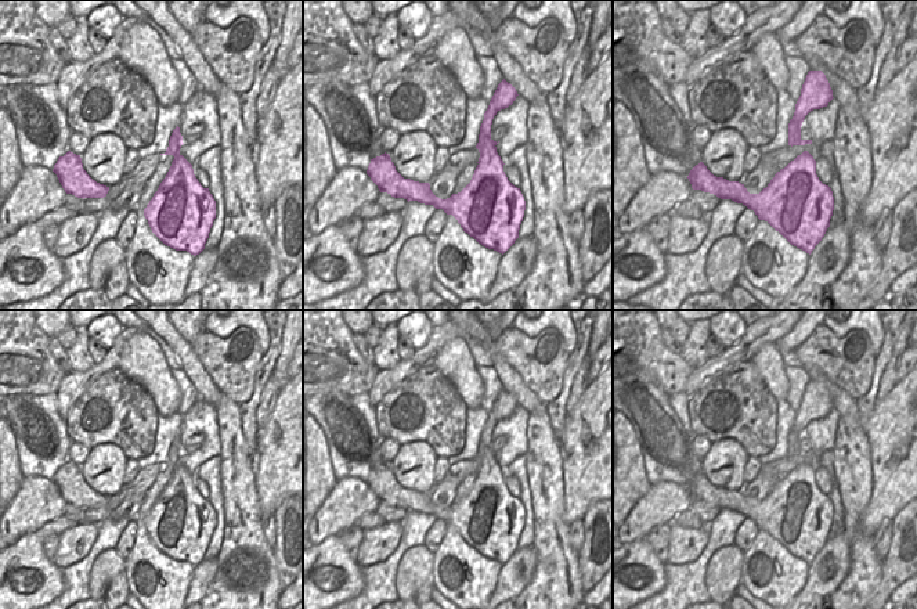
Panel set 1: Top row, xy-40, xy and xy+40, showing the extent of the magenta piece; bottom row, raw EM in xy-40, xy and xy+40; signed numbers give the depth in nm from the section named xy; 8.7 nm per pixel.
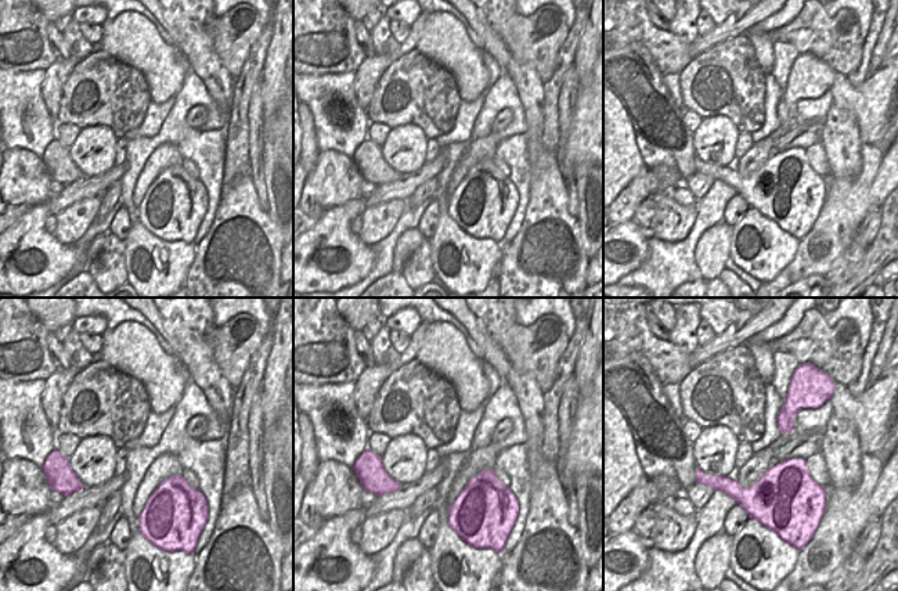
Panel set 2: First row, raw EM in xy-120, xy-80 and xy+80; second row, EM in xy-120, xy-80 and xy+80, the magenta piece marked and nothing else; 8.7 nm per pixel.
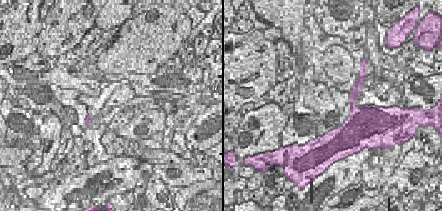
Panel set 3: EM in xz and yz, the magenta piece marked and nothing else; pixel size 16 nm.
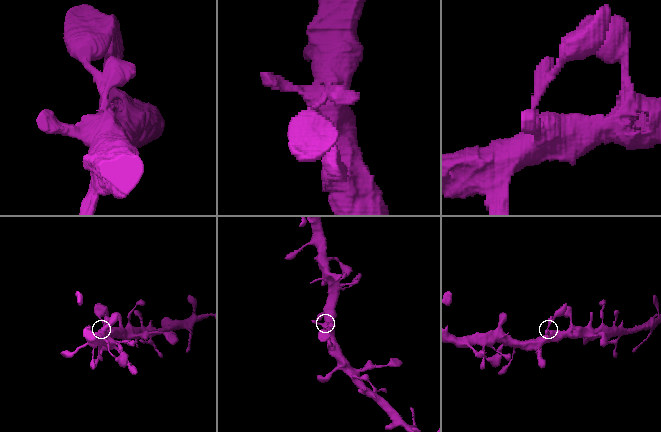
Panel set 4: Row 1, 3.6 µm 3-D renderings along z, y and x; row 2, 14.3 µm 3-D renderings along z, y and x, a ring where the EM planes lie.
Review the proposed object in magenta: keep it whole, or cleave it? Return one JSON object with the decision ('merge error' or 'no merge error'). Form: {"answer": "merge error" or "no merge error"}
{"answer": "no merge error"}

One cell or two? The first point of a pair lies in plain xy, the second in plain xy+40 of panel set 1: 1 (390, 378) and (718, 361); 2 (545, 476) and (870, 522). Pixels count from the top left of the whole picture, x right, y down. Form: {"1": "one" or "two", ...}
{"1": "one", "2": "two"}

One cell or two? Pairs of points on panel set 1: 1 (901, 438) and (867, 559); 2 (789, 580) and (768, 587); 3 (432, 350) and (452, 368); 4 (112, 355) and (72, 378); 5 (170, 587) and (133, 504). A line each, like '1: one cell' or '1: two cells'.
1: two cells
2: one cell
3: two cells
4: one cell
5: two cells

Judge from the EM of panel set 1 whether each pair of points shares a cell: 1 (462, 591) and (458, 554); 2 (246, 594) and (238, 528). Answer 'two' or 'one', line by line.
1: one
2: one

